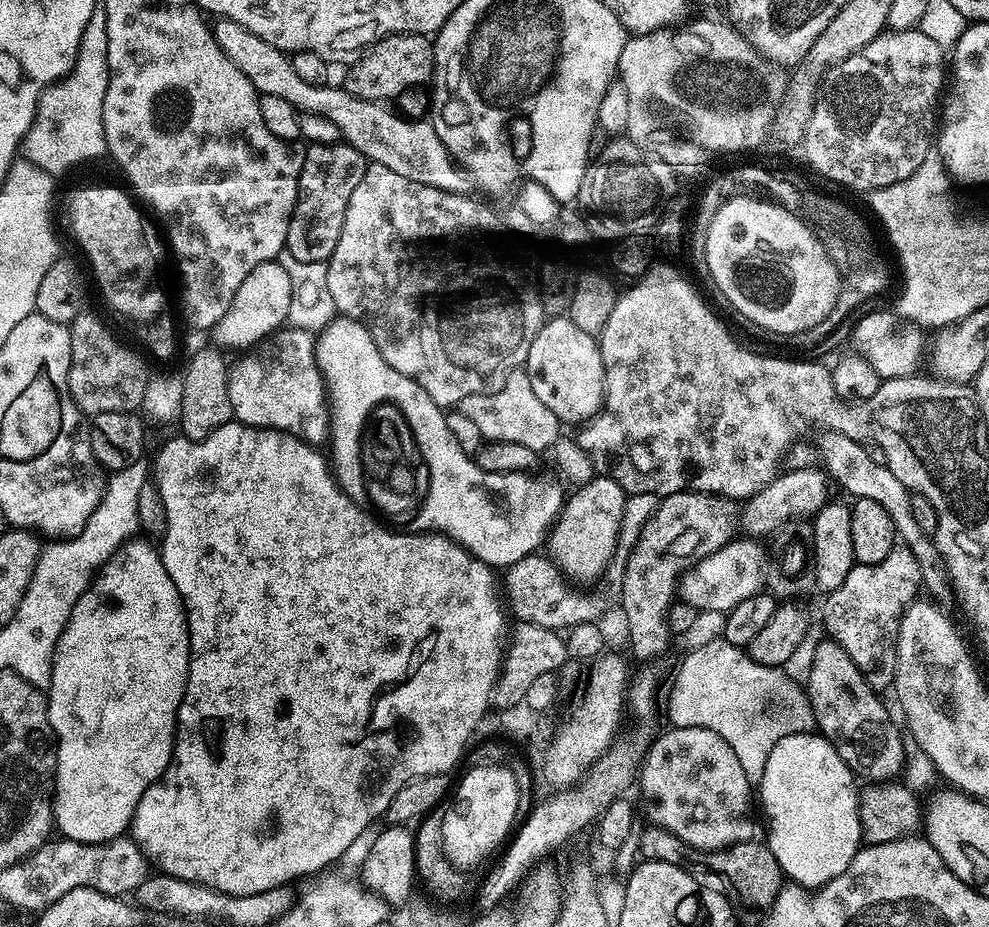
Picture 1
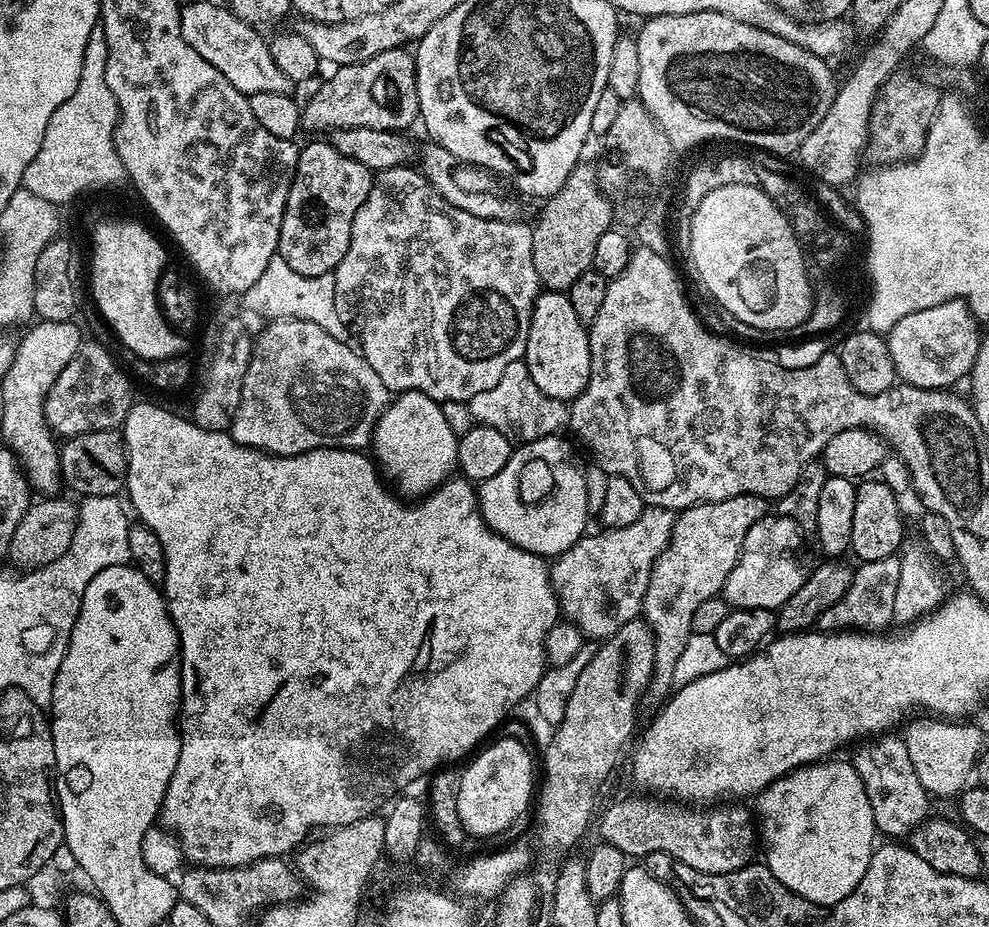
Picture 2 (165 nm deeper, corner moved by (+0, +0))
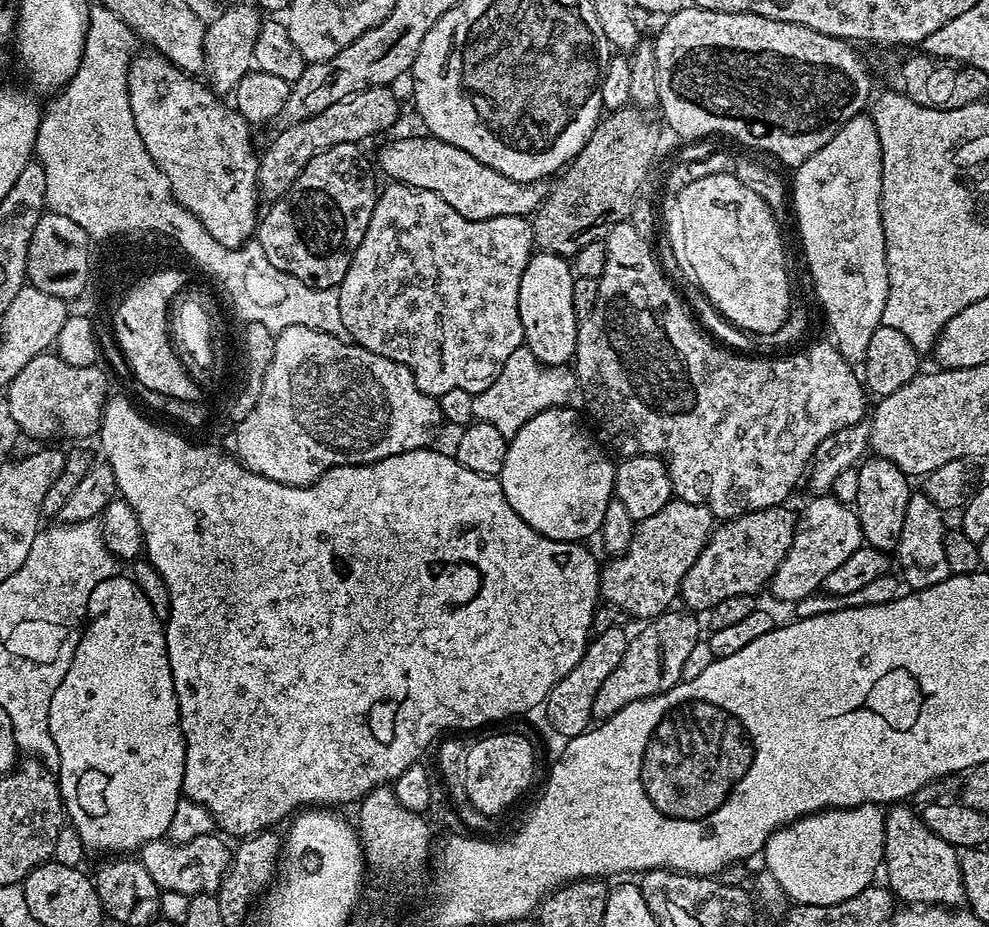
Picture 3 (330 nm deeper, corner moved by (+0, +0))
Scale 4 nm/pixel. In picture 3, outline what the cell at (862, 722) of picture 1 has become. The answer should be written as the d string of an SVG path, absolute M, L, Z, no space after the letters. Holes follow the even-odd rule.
M896 802L887 809L884 818L884 857L882 868L888 871L887 887L897 897L909 900L912 906L956 906L964 900L964 879L960 873L960 856L950 842L942 842L924 825L921 813L912 808L904 808L903 803Z

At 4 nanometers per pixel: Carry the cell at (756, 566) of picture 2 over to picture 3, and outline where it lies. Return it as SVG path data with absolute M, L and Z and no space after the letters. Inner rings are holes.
M831 494L813 495L809 500L804 513L799 513L790 550L772 575L770 585L770 592L785 600L788 606L795 606L807 596L817 595L824 587L824 579L864 544L860 523L849 505L838 502Z

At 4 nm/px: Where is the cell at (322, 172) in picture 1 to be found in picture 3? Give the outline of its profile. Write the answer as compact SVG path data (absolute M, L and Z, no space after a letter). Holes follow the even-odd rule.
M339 144L310 158L288 195L277 199L259 221L258 242L266 258L311 288L339 289L346 270L350 270L354 250L370 226L378 195L377 173L362 149L360 144Z

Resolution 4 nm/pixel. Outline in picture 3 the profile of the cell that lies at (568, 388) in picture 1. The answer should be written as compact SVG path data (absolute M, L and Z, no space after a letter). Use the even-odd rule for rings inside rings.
M537 251L522 270L522 286L518 286L518 314L522 318L524 344L538 362L559 368L567 365L576 354L580 329L574 310L574 269L565 257L552 252Z

